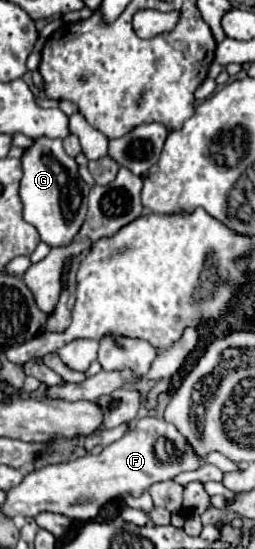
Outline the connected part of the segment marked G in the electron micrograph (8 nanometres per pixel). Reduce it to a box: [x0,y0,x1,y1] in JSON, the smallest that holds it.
[20,139,90,247]

